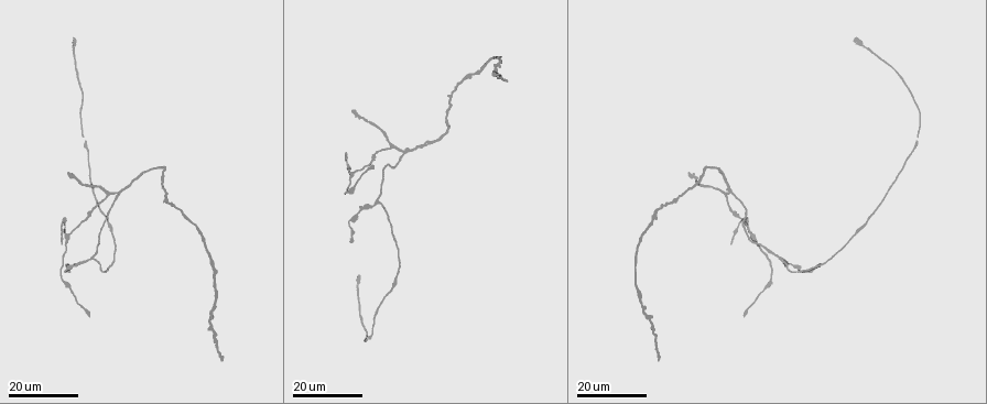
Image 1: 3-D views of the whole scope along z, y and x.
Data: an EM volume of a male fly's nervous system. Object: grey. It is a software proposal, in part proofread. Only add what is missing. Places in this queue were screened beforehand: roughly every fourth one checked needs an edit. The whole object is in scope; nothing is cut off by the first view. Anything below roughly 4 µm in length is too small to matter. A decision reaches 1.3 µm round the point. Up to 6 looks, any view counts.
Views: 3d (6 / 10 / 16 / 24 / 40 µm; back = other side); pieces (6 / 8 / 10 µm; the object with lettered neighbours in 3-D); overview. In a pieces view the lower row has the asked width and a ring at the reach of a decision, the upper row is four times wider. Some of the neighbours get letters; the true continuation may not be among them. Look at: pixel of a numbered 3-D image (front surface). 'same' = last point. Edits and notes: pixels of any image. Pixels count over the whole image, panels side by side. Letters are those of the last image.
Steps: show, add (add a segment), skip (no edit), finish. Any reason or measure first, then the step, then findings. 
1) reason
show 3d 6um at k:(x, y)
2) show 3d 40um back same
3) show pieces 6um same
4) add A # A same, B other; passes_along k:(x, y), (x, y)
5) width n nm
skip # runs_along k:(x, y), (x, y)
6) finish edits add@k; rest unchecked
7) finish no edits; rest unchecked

free end
show 3d 16um at 1:(63, 242)

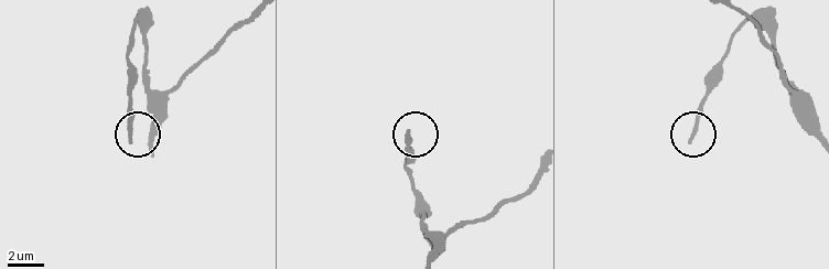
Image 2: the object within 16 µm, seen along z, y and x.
show pieces 10um at 2:(690, 141)

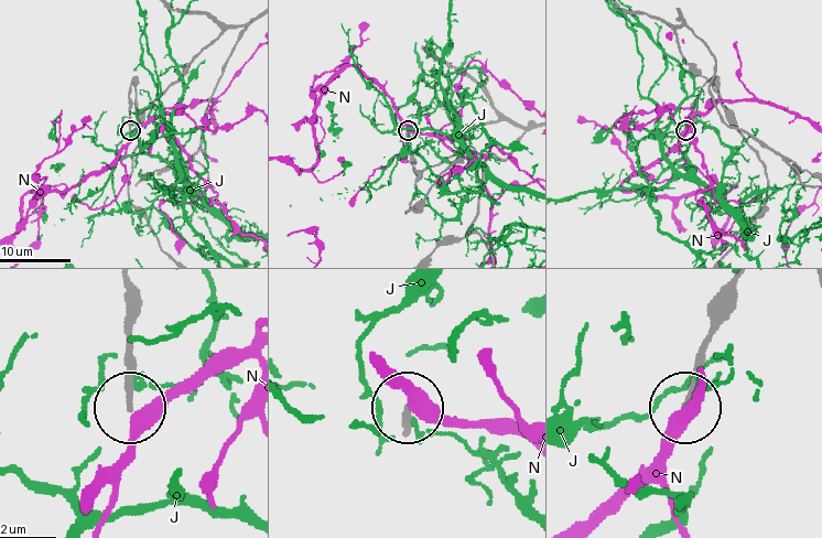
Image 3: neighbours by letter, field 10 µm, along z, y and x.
skip # J other, N other; runs_along 3:(130, 292), (130, 404); none of them fits

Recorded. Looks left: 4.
branch stops here
show 3d 16um at 1:(66, 174)

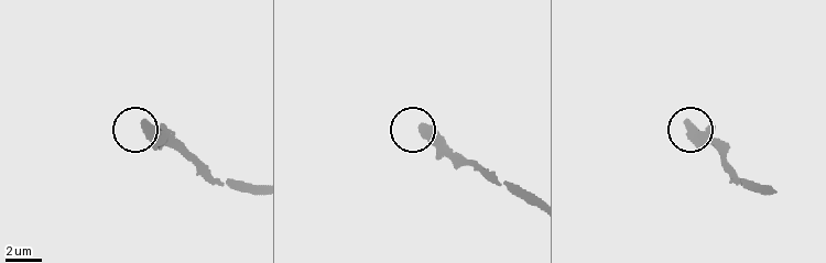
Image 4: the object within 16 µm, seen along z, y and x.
show 3d 6um at 4:(422, 127)

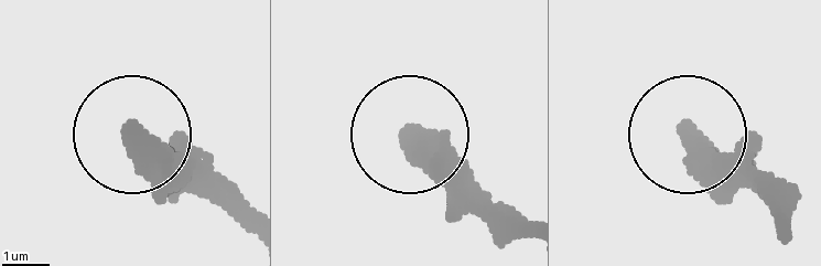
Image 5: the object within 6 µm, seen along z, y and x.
show pieces 6um at 5:(135, 134)

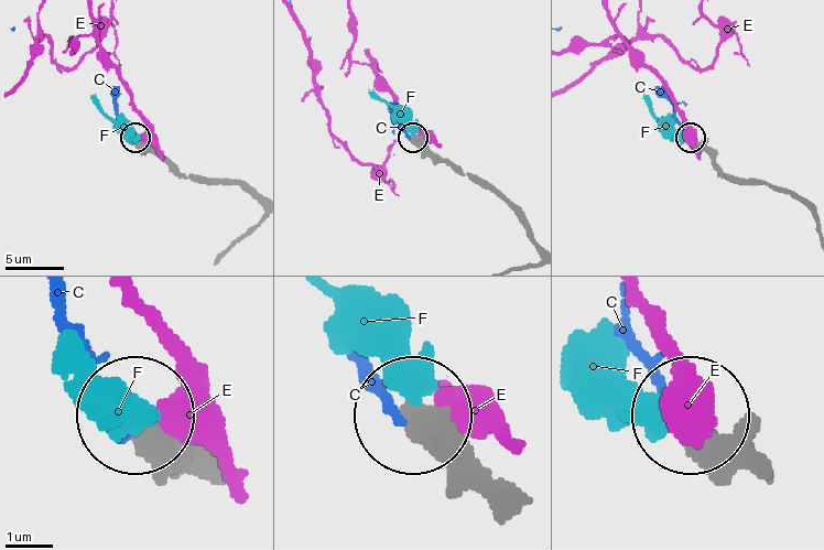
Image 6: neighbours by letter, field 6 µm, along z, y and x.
skip # C other, E other, F other; no lettered segment goes on from it

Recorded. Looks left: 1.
finish no edits; rest unchecked

